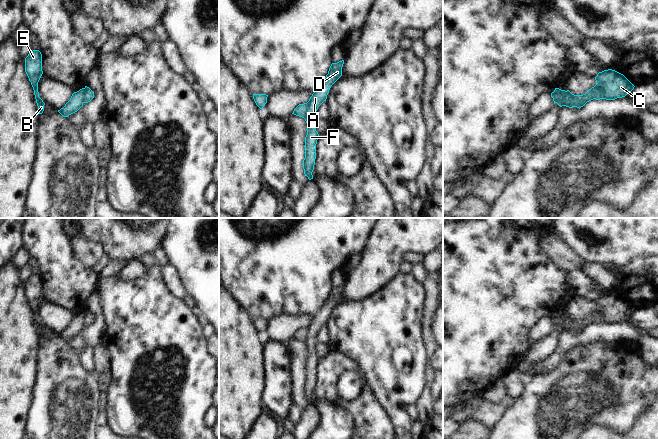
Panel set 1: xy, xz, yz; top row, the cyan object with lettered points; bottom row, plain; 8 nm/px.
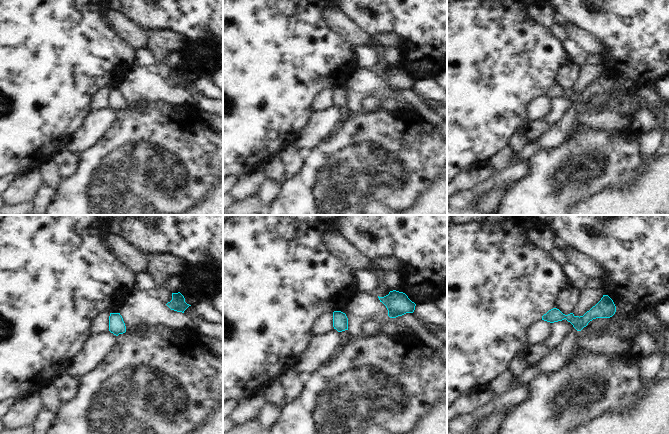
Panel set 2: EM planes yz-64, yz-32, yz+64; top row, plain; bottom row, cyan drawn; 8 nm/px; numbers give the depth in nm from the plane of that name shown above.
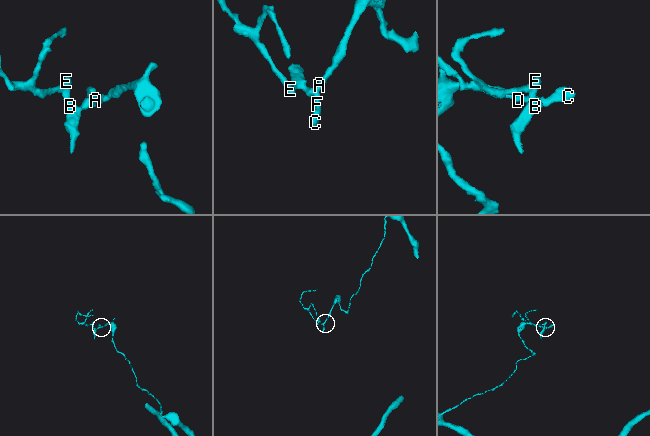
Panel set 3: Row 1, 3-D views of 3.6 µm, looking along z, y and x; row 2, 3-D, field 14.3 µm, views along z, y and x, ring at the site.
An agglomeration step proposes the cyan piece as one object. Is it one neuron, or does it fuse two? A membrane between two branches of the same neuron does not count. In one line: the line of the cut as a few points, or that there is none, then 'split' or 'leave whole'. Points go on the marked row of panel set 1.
cut xy (85, 88), (82, 94), (82, 102); split

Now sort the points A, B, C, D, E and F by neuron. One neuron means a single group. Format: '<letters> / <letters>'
A C D F / B E

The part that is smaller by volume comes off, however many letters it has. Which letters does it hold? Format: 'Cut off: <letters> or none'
Cut off: B, E

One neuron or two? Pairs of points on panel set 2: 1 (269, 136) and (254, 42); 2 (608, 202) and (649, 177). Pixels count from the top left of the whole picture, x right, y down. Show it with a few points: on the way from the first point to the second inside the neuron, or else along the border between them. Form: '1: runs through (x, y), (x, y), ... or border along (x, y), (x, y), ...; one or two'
1: runs through (254, 113), (254, 65); one
2: runs through (618, 202), (624, 202), (639, 187); one

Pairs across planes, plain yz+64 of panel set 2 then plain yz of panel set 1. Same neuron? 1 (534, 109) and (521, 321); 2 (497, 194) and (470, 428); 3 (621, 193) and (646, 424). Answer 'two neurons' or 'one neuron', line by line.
1: two neurons
2: one neuron
3: one neuron

